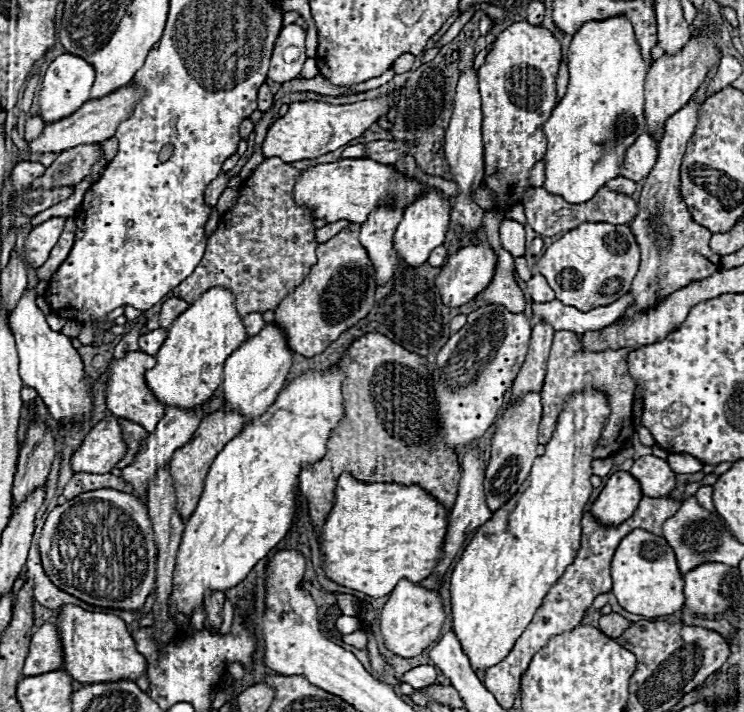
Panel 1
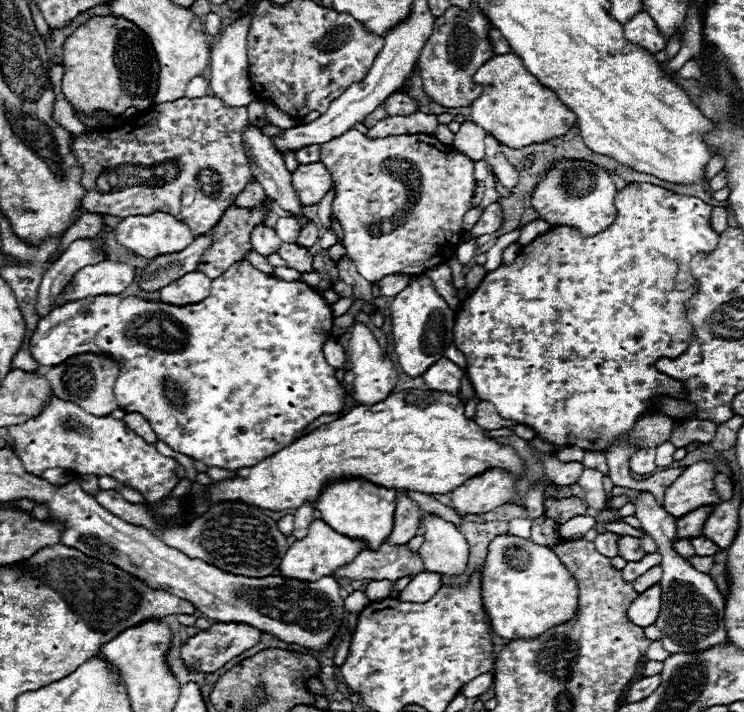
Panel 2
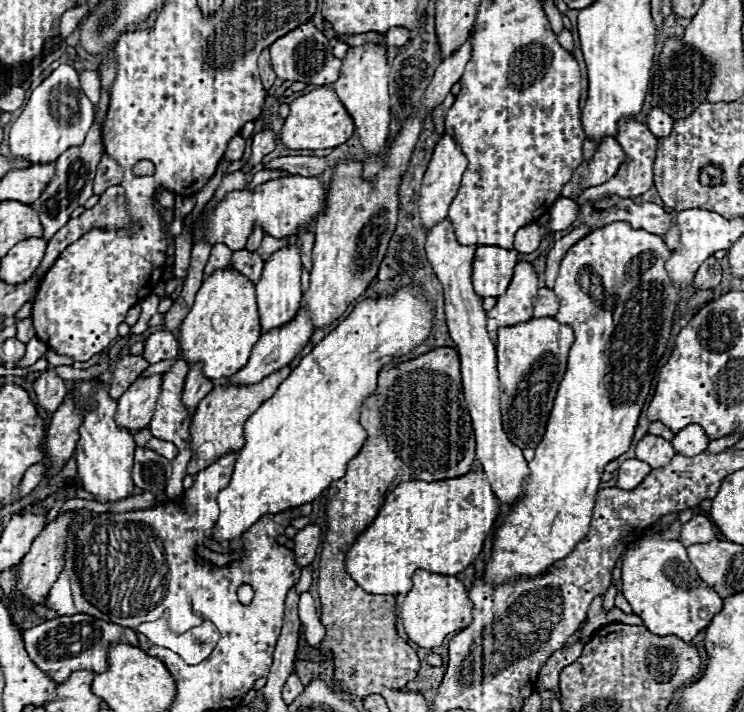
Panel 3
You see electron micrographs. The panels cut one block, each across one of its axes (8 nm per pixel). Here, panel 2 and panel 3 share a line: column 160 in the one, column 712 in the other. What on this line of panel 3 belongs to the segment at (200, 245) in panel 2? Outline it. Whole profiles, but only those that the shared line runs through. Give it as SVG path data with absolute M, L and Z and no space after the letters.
M710 256L696 272L696 278L694 278L694 286L696 288L716 288L722 280L722 266L720 266L720 260Z

